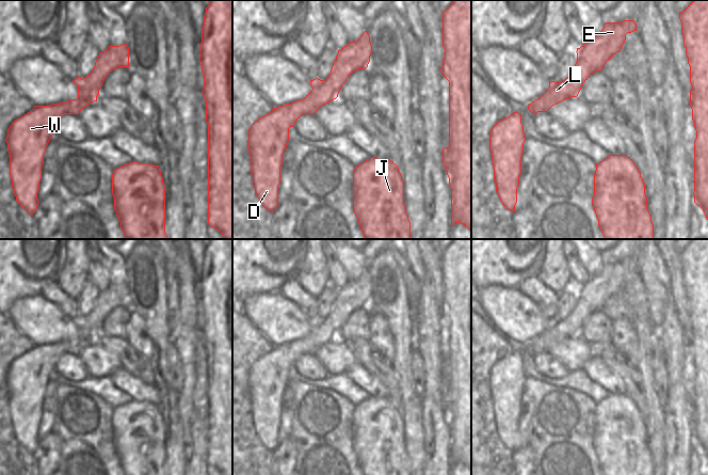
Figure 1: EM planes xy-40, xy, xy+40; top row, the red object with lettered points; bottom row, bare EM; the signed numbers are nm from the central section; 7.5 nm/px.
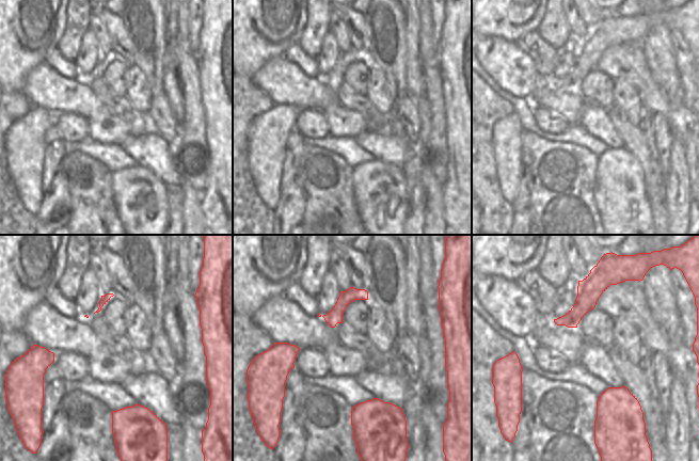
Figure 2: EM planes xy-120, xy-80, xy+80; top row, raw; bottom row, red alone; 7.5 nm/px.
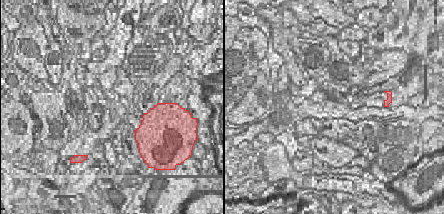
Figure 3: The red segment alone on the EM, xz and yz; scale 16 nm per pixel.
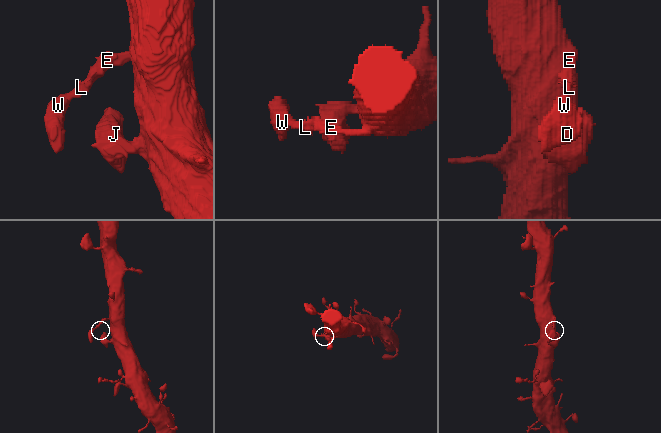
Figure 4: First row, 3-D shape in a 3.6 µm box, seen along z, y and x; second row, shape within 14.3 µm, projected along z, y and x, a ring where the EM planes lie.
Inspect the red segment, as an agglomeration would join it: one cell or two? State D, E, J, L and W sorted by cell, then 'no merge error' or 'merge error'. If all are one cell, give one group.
D E J L W | no merge error

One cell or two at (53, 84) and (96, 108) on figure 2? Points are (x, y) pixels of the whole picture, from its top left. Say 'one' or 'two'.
one

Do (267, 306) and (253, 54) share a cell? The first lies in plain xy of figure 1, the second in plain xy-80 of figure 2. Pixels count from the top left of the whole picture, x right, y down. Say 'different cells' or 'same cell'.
different cells

